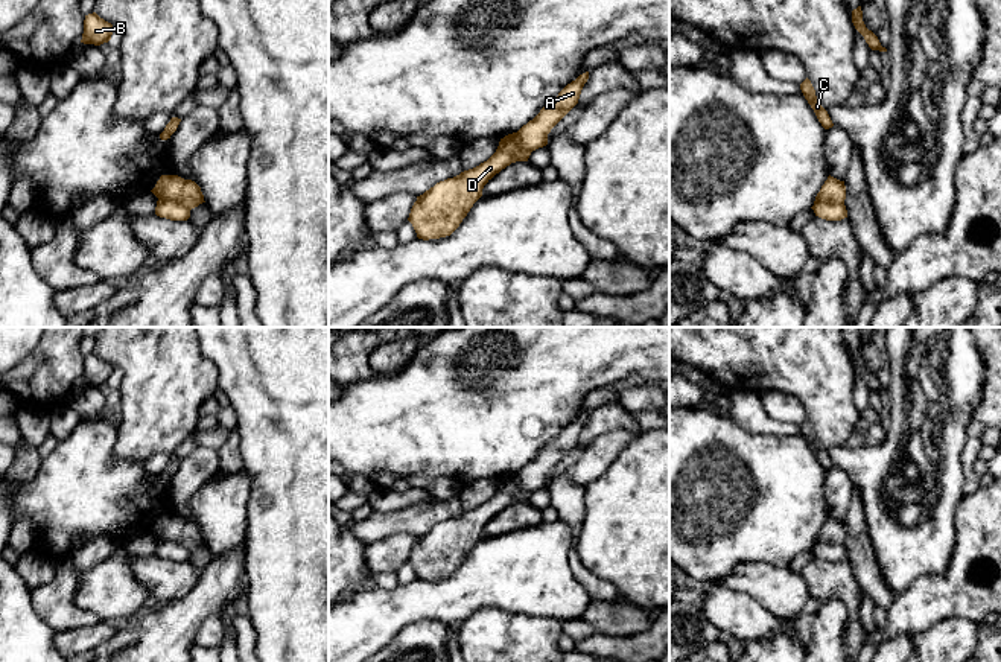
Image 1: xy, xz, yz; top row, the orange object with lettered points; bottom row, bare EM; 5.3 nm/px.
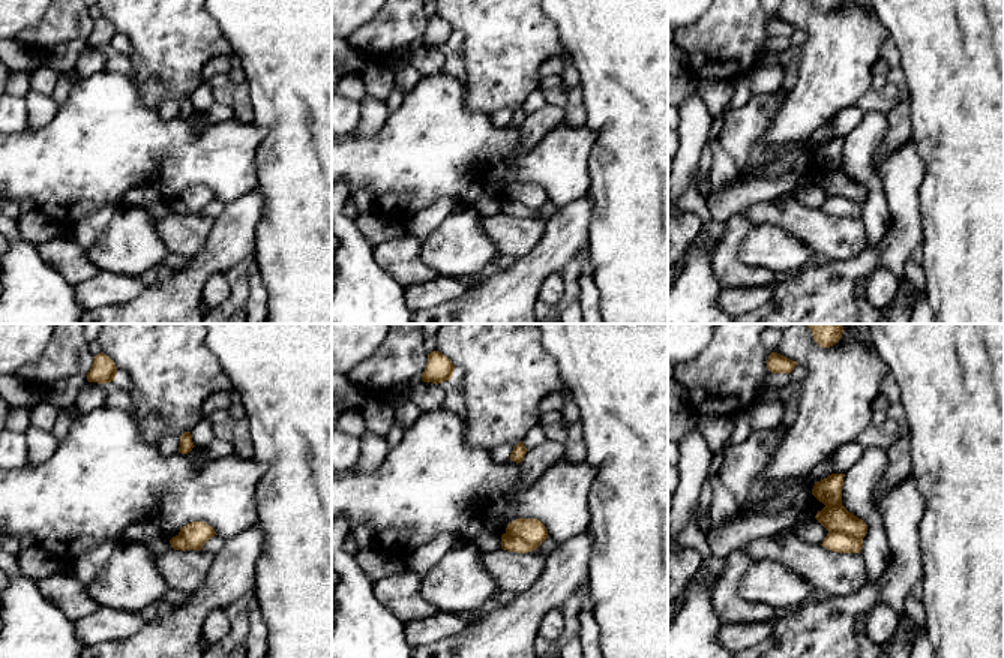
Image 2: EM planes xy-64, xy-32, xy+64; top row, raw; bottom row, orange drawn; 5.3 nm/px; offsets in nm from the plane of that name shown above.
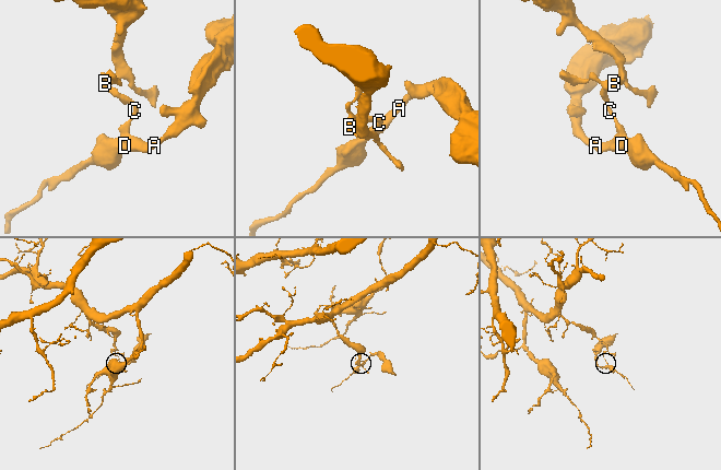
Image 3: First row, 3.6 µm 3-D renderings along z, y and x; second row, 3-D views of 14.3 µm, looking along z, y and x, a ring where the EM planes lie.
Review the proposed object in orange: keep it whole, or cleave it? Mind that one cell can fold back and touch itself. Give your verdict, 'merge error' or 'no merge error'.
merge error

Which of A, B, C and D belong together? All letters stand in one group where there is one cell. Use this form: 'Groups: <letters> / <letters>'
Groups: A / B C D

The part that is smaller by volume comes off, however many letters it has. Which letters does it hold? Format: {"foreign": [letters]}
{"foreign": ["A"]}

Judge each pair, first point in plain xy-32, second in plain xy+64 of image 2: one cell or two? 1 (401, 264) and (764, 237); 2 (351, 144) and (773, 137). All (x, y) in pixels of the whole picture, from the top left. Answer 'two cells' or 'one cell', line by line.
1: two cells
2: two cells

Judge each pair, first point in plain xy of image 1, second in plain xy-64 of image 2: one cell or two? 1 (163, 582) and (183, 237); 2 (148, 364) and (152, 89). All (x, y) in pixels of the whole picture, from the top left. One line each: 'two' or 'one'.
1: one
2: one

